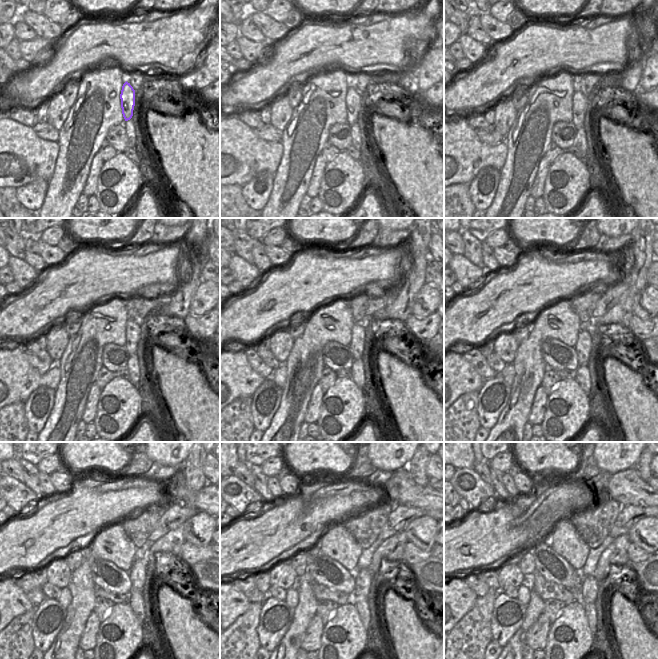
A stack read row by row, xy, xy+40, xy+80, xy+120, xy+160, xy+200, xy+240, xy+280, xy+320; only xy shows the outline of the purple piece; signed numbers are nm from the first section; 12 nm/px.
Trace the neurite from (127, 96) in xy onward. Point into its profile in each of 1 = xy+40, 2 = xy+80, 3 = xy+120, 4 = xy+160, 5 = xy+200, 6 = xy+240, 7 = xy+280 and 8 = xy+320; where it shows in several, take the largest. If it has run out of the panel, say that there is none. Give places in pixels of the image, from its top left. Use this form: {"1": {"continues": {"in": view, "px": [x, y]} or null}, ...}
{"1": {"continues": {"in": "xy+40", "px": [353, 100]}}, "2": {"continues": {"in": "xy+80", "px": [579, 100]}}, "3": {"continues": {"in": "xy+120", "px": [133, 331]}}, "4": {"continues": {"in": "xy+160", "px": [357, 343]}}, "5": {"continues": {"in": "xy+200", "px": [583, 347]}}, "6": {"continues": {"in": "xy+240", "px": [137, 574]}}, "7": {"continues": {"in": "xy+280", "px": [363, 580]}}, "8": {"continues": {"in": "xy+320", "px": [587, 586]}}}

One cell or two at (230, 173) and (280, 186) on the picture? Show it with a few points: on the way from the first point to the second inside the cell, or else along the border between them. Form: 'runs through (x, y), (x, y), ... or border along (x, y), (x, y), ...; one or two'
border along (283, 152), (274, 174); two

